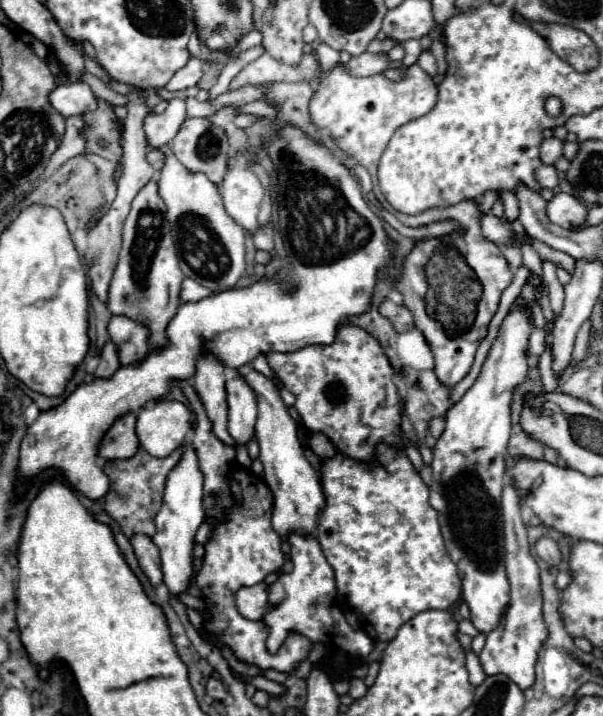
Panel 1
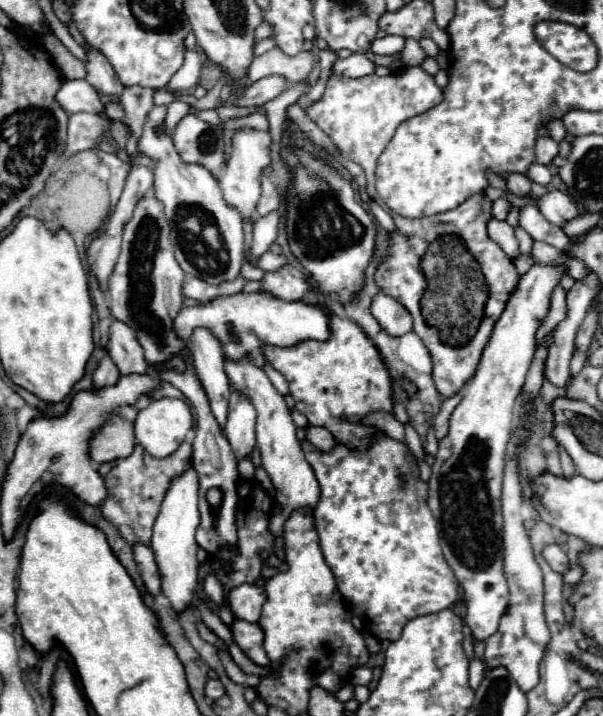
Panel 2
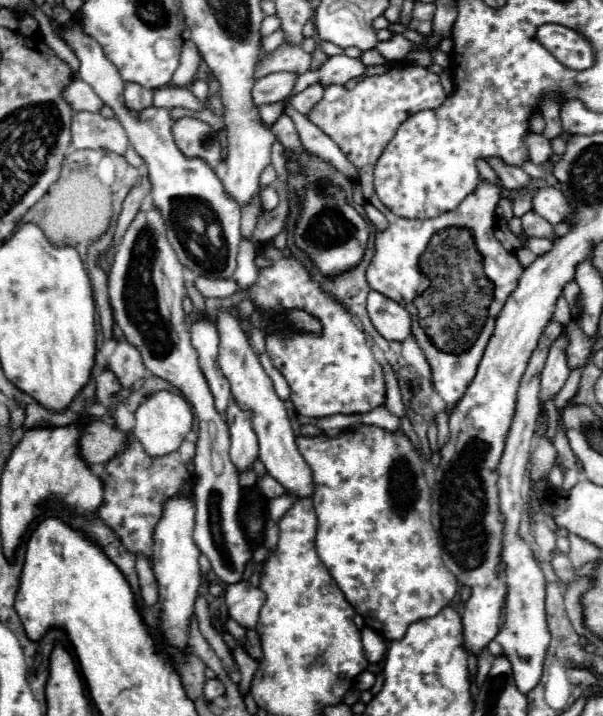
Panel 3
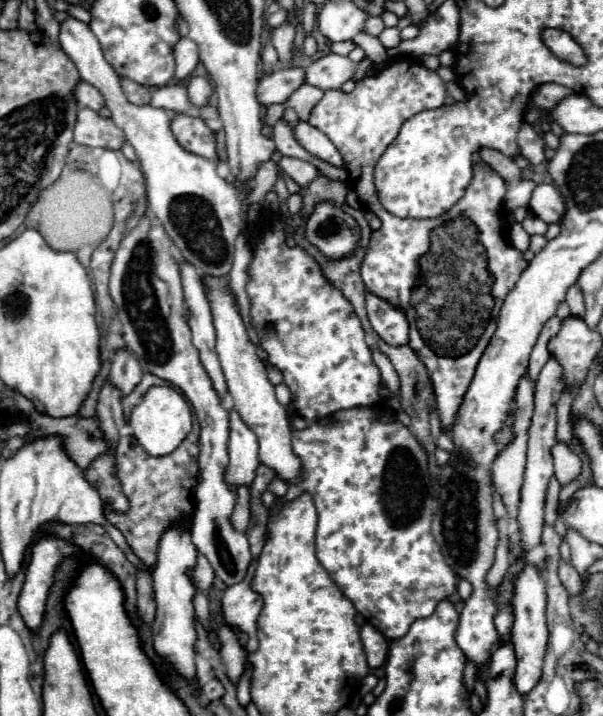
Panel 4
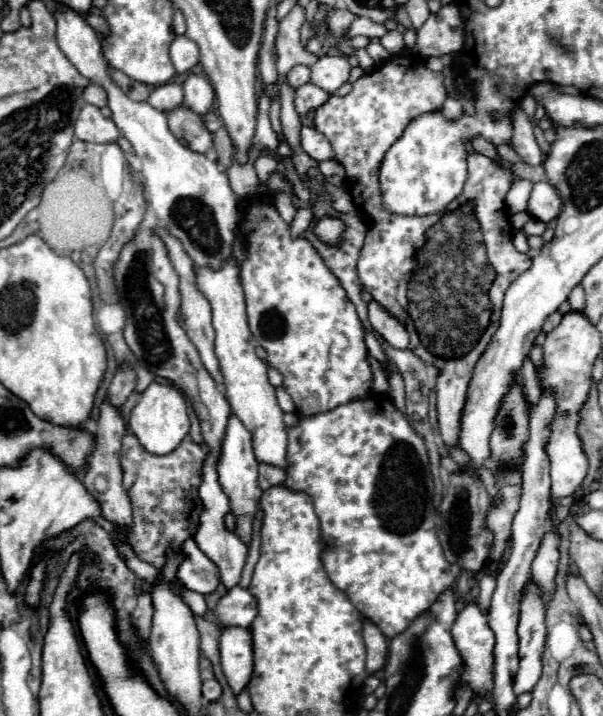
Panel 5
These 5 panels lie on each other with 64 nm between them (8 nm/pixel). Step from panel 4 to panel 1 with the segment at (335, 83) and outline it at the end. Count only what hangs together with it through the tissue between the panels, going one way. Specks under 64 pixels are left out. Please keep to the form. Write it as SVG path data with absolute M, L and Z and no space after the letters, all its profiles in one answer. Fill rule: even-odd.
M364 52L360 56L354 56L344 66L354 76L374 76L374 74L382 74L390 66L390 58L388 58L386 52L380 52L380 54L368 54L368 52ZM258 100L258 102L252 102L252 104L244 104L244 106L238 106L236 108L240 114L256 114L256 116L268 116L268 118L276 118L276 108L272 108L268 102L262 102L262 100Z

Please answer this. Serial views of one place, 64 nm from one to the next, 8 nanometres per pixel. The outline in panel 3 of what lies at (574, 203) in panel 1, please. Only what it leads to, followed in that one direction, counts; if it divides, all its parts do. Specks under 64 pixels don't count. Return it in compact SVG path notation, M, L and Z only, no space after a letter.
M550 186L540 188L538 194L534 196L532 204L534 204L532 208L534 208L542 218L546 218L550 224L564 222L570 214L574 214L574 212L572 212L572 206L570 206L568 200L566 200L566 196L564 196L560 190L550 188Z

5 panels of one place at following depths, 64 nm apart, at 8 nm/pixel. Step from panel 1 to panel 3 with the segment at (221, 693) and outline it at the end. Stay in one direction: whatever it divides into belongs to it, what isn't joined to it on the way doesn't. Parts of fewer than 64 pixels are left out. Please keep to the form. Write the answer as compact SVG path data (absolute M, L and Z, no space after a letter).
M218 678L206 682L206 686L204 686L204 696L206 696L206 700L214 700L214 698L218 698L218 696L222 696L222 694L224 694L224 686L222 686L222 682L220 682Z

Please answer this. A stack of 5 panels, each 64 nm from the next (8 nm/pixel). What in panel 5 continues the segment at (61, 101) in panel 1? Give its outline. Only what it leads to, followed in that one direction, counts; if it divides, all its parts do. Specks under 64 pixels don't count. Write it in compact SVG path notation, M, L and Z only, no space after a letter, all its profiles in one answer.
M88 84L84 88L82 96L84 96L86 104L92 104L96 108L104 108L106 106L106 92L100 86L96 86L96 84Z

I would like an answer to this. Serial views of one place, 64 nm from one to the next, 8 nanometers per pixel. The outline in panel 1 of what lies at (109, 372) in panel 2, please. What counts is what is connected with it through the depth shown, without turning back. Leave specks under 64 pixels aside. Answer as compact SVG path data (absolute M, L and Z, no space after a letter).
M106 342L106 346L102 348L102 354L100 354L100 364L98 364L98 368L96 368L96 376L108 378L108 376L112 376L118 368L120 368L118 348L116 348L112 342Z

